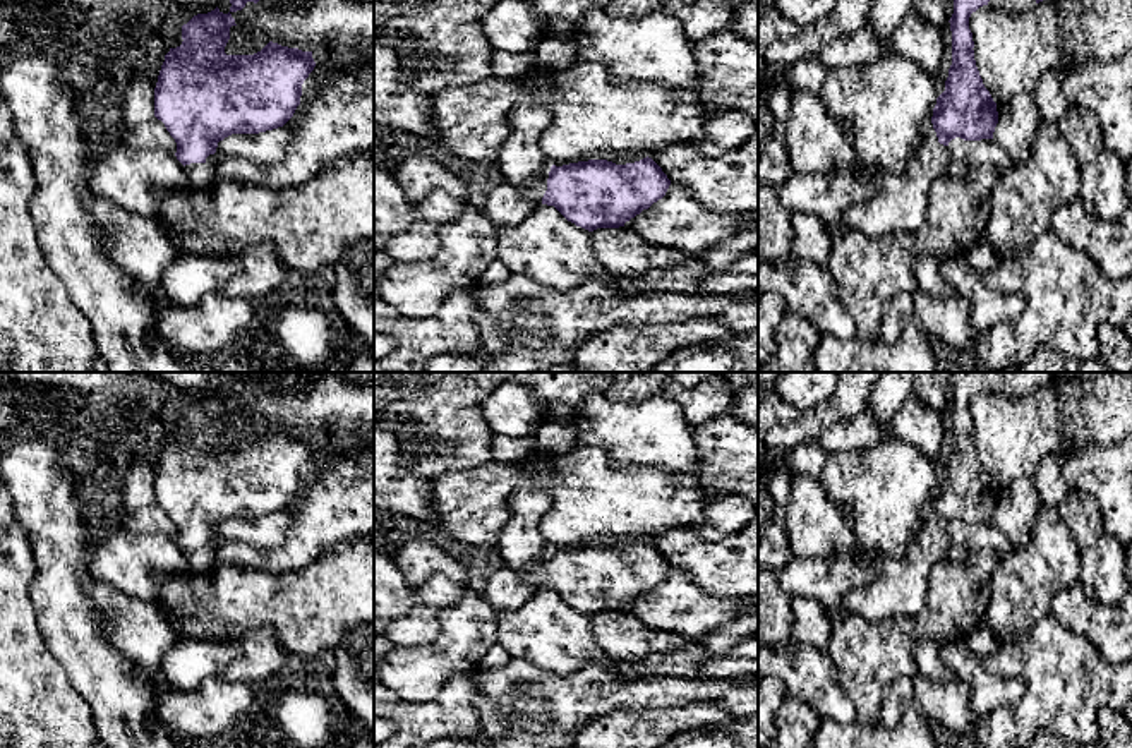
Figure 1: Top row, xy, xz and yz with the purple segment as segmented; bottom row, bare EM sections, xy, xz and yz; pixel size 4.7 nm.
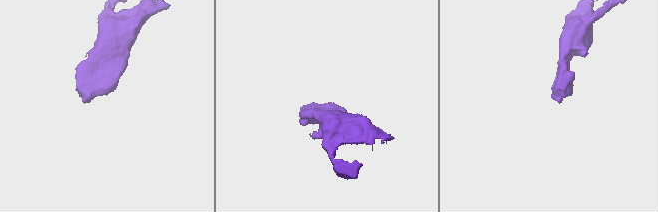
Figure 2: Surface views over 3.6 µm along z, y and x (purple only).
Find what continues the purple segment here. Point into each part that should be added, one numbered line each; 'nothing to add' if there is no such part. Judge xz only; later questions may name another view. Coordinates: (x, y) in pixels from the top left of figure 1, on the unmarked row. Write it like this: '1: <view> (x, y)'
1: xz (625, 542)

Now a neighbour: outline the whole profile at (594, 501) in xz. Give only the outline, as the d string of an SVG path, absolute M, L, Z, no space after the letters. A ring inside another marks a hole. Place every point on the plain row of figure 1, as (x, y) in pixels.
M575 448L566 455L537 455L515 463L489 461L482 468L446 472L432 480L432 504L437 516L432 523L448 537L477 552L494 552L499 534L509 516L508 501L520 491L549 491L551 508L540 520L540 532L549 549L563 551L588 544L611 544L624 537L650 537L667 528L693 528L703 522L708 498L703 486L689 474L671 474L636 463L614 465L602 448Z

